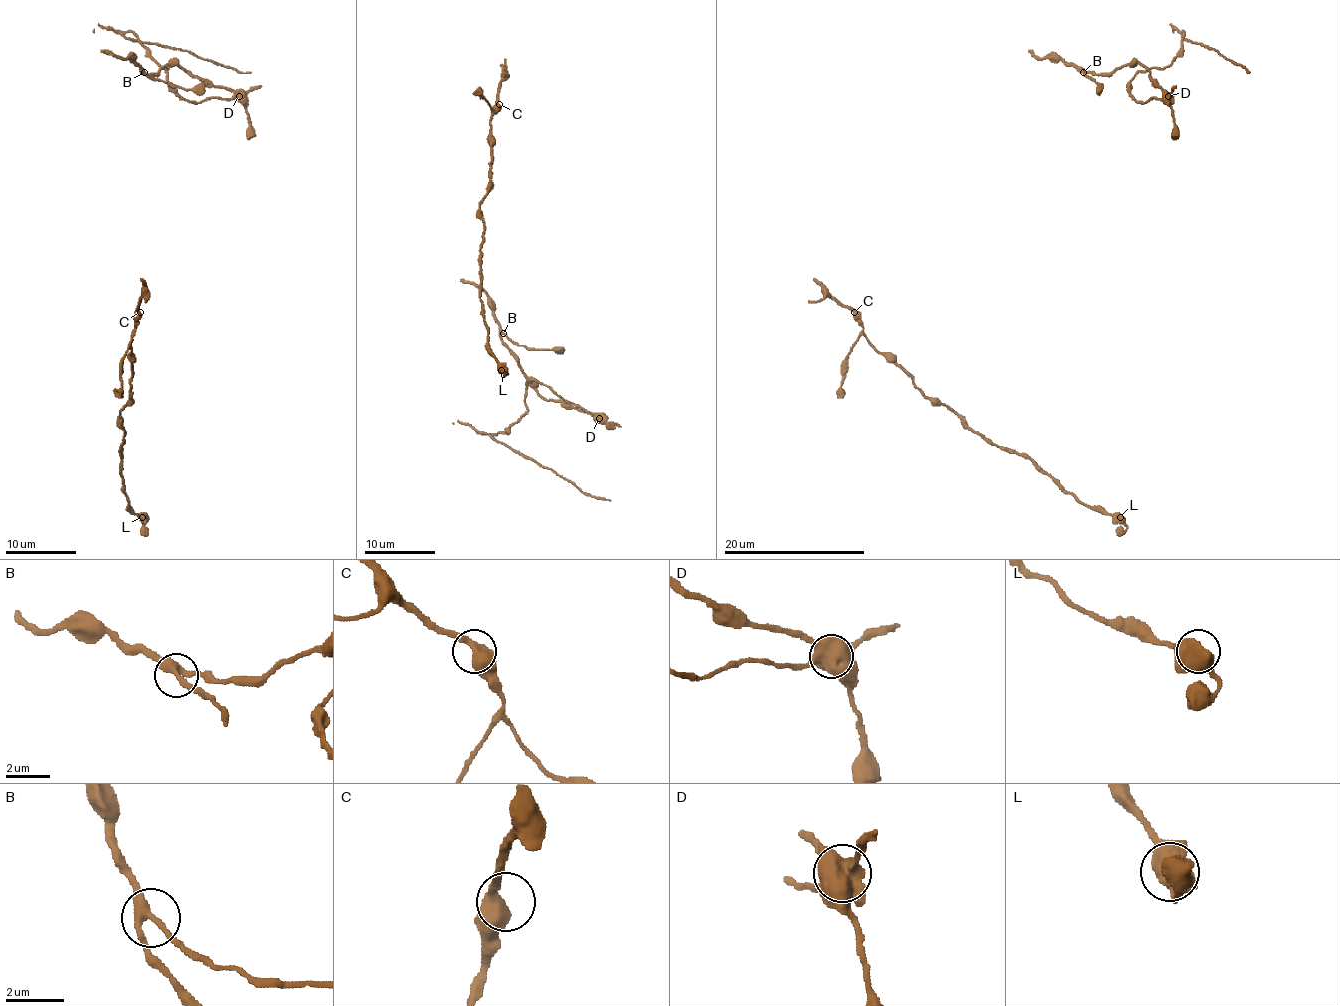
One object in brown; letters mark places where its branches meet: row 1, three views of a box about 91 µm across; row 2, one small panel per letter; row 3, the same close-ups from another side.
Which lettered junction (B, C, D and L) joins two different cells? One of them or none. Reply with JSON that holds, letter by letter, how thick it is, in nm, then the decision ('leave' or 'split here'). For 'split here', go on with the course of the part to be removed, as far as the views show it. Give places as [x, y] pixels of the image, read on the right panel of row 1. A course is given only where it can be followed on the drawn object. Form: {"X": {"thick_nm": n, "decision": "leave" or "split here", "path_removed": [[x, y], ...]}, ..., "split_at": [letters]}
{"B": {"thick_nm": 320, "decision": "leave"}, "C": {"thick_nm": 480, "decision": "leave"}, "D": {"thick_nm": 750, "decision": "split here", "path_removed": [[1167, 95], [1137, 102], [1130, 79], [1139, 71], [1171, 64], [1183, 32], [1185, 39], [1250, 72]]}, "L": {"thick_nm": 550, "decision": "leave"}, "split_at": ["D"]}

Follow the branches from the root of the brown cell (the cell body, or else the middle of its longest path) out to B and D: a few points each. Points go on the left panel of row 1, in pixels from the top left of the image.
B: (122, 60), (131, 58), (144, 72)
D: (122, 60), (131, 58), (147, 74), (177, 64), (239, 95)

